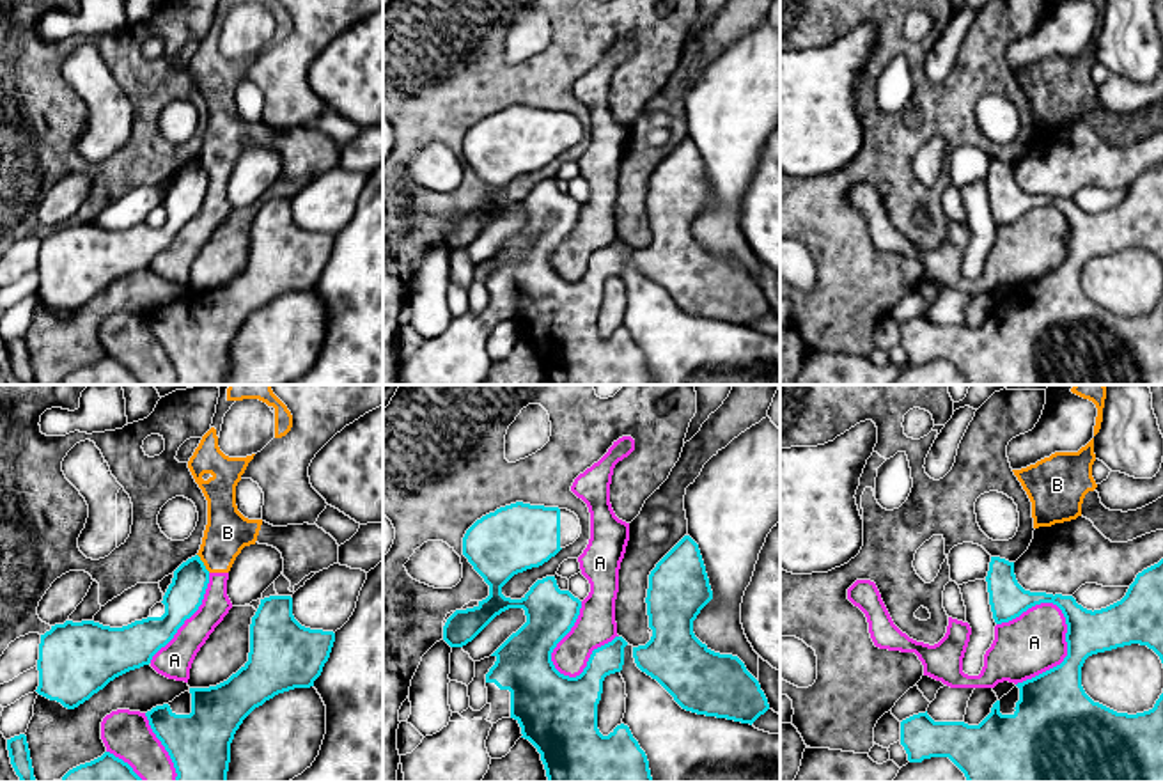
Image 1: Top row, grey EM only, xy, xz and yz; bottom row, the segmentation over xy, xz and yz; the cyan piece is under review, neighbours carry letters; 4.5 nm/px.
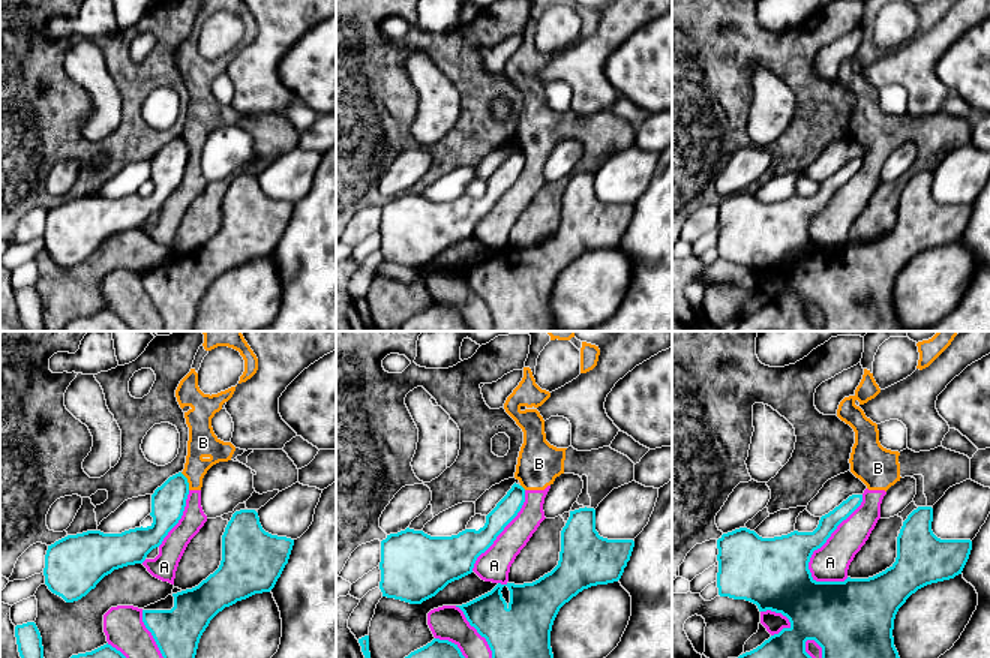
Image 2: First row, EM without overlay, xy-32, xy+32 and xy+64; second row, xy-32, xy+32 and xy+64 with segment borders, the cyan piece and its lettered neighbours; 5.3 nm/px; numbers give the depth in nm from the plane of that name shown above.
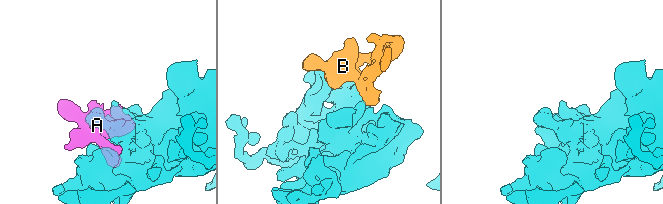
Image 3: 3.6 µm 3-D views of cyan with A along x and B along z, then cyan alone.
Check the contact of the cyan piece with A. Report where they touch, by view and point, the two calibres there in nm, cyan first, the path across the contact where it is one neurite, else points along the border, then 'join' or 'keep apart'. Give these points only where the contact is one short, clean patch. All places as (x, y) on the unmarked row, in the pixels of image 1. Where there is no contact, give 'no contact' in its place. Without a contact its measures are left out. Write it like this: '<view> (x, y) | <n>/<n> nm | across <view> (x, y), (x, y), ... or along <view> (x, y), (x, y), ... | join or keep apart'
yz (1068, 258) | 320/280 nm | keep apart

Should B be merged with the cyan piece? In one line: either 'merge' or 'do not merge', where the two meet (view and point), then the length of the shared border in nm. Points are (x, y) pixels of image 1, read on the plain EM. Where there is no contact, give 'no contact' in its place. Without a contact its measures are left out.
do not merge | xy (202, 165) | 110 nm

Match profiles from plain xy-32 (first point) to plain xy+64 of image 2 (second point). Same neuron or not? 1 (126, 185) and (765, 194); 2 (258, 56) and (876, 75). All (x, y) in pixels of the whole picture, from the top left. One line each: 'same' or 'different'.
1: same
2: same

